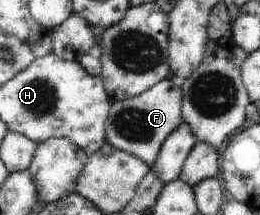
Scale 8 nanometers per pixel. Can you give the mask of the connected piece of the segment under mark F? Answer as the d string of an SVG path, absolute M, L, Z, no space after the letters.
M165 77L144 93L123 100L112 100L109 122L106 124L106 142L131 153L152 167L167 138L183 123L182 88L178 81Z

